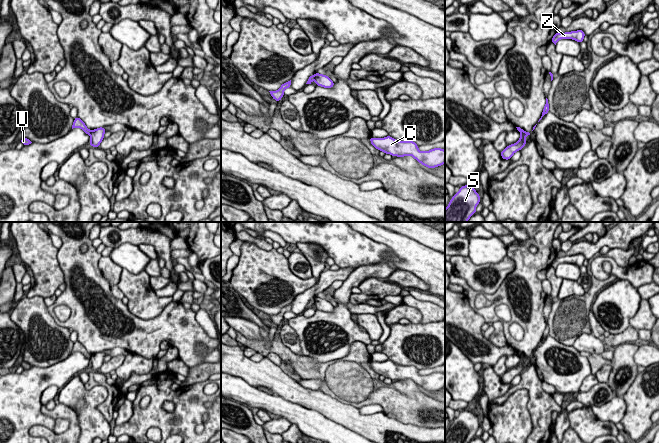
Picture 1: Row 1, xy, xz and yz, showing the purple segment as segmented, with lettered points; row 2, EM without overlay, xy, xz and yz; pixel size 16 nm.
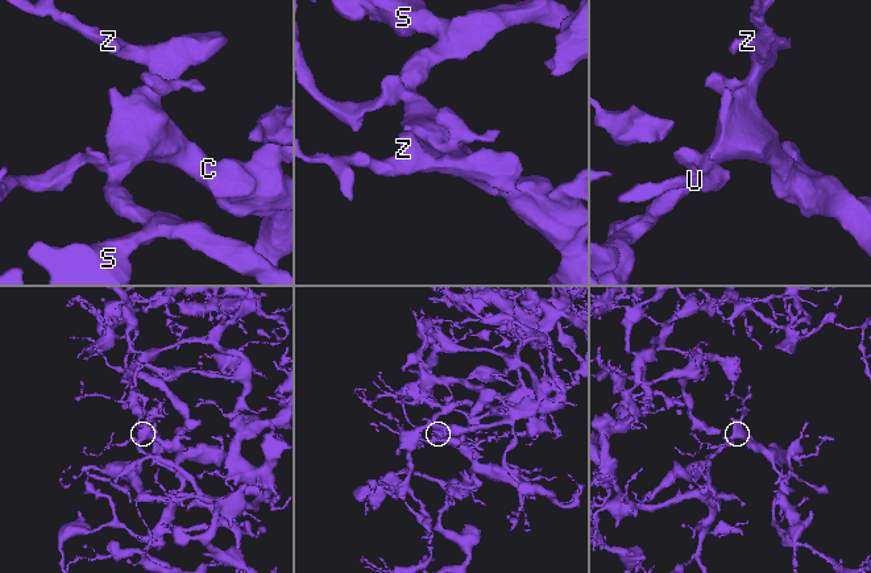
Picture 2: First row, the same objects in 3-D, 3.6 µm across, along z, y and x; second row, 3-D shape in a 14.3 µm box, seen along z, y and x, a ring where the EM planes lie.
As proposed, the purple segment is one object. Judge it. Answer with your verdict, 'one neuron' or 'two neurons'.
two neurons

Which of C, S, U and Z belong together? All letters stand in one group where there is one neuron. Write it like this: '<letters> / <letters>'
C S Z / U

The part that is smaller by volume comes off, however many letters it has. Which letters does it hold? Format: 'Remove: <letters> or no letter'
Remove: U

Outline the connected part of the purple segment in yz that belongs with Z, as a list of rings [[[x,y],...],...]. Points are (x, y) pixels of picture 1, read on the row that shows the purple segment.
[[[583,30],[571,31],[571,32],[565,32],[565,33],[556,32],[555,35],[553,36],[551,42],[556,45],[556,43],[560,39],[572,39],[572,40],[575,40],[575,41],[581,43],[583,41],[584,37],[585,37],[585,33]]]

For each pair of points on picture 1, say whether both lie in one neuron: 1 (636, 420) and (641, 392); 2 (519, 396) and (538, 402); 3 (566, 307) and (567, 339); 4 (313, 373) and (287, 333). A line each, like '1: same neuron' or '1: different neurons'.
1: same neuron
2: different neurons
3: same neuron
4: different neurons

